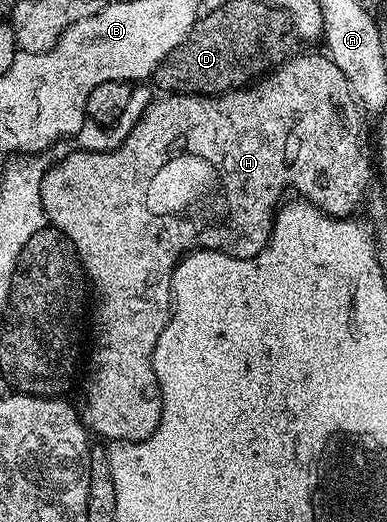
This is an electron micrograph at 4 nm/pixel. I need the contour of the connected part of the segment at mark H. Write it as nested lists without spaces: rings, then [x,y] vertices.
[[[304,54],[301,58],[293,56],[279,67],[278,72],[263,75],[251,83],[250,88],[225,92],[219,96],[205,96],[195,92],[172,92],[167,96],[160,96],[164,98],[158,99],[137,120],[136,127],[125,136],[121,146],[116,146],[113,150],[80,150],[77,154],[66,155],[57,166],[49,165],[45,169],[42,180],[44,217],[65,234],[70,244],[74,244],[89,283],[92,286],[100,283],[99,288],[94,290],[94,298],[100,303],[96,306],[96,335],[92,338],[92,371],[89,372],[88,383],[84,386],[84,403],[79,403],[78,406],[80,421],[93,435],[101,434],[104,438],[112,438],[108,440],[113,443],[141,442],[156,431],[156,425],[162,416],[162,392],[158,376],[152,367],[152,353],[158,344],[158,336],[162,336],[164,331],[160,314],[168,316],[172,313],[172,273],[176,263],[185,254],[193,250],[217,250],[231,258],[258,256],[258,252],[262,252],[262,248],[266,248],[270,240],[277,209],[285,197],[280,186],[288,185],[304,201],[313,202],[323,214],[332,218],[349,217],[355,211],[352,209],[359,204],[360,197],[361,202],[365,197],[368,162],[364,159],[364,130],[360,127],[359,116],[356,115],[358,106],[352,97],[352,89],[346,76],[342,76],[342,68],[338,68],[338,64],[334,64],[331,58],[320,54]]]

